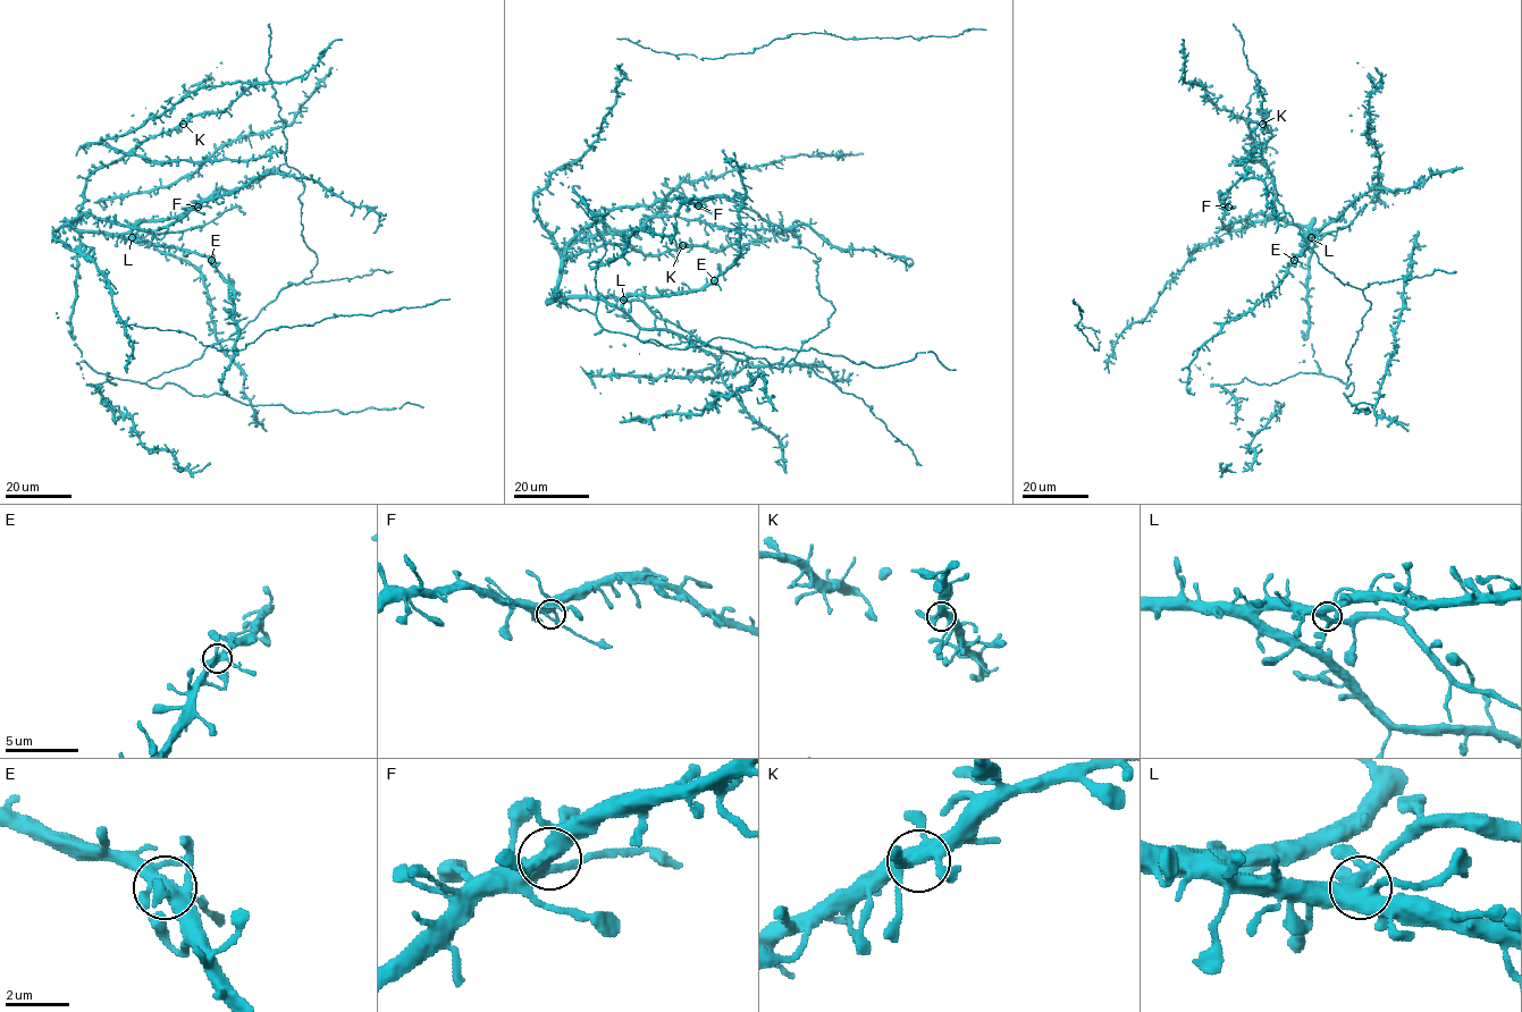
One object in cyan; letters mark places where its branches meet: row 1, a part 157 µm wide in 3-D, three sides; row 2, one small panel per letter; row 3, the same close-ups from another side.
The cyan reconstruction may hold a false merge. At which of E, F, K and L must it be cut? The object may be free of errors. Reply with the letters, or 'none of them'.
none of them

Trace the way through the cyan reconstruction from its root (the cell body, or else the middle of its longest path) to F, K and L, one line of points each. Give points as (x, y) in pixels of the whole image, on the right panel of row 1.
F: (1249, 160), (1237, 161), (1262, 148), (1275, 214), (1253, 213), (1227, 229), (1221, 219), (1228, 207)
K: (1249, 160), (1237, 161), (1245, 161), (1256, 146), (1262, 146), (1270, 138), (1271, 133), (1262, 124)
L: (1249, 160), (1237, 161), (1245, 161), (1256, 146), (1262, 148), (1277, 216), (1304, 225), (1311, 237)

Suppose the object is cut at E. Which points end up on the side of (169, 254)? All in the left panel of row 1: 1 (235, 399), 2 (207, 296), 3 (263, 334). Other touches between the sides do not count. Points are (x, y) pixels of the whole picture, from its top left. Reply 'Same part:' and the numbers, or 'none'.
Same part: 1, 2, 3

